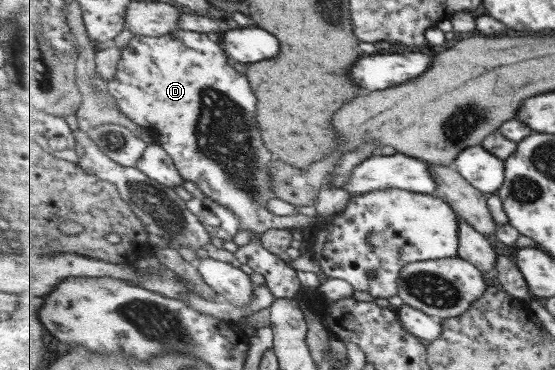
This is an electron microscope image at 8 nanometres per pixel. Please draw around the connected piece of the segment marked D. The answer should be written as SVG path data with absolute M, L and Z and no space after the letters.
M181 29L181 30L178 30L178 31L177 31L177 32L171 32L171 34L167 34L167 35L164 35L164 36L161 36L161 37L149 37L149 36L142 36L142 35L135 35L135 36L134 36L134 37L133 37L133 38L132 38L132 39L131 39L131 40L130 40L130 42L129 42L129 43L128 43L128 45L127 45L127 46L125 46L125 48L124 48L124 49L123 49L123 50L122 50L122 58L121 58L121 61L120 61L120 62L119 62L119 65L118 65L118 70L117 70L117 76L115 76L115 77L113 77L113 78L112 78L112 79L111 79L111 80L110 80L110 81L109 81L109 83L107 83L107 88L108 88L108 90L109 90L109 91L110 91L110 92L111 92L111 94L113 94L113 96L115 96L115 99L116 99L116 100L117 100L117 102L118 102L118 104L119 104L119 109L120 109L120 110L121 110L121 112L122 112L122 113L123 113L123 114L125 114L125 115L126 115L126 116L127 116L127 117L128 117L128 118L129 118L129 119L131 119L131 120L132 120L132 121L133 121L133 122L134 122L134 123L136 123L136 124L137 124L137 125L138 125L138 126L139 126L139 127L141 127L141 128L143 128L143 129L145 129L145 130L150 130L150 131L151 131L151 132L153 132L153 134L154 134L154 136L155 136L155 138L157 138L157 142L158 142L158 144L160 144L160 145L161 145L161 146L162 146L162 147L163 147L163 148L164 148L164 149L165 149L165 150L166 150L166 151L167 151L167 152L168 152L168 153L169 153L169 154L170 154L170 155L171 155L171 158L173 158L173 160L174 160L174 164L175 164L175 165L176 165L176 166L177 166L177 169L179 169L179 171L180 171L180 172L181 172L181 176L183 176L183 179L185 179L185 180L187 180L187 181L189 181L189 182L193 182L193 183L195 183L195 184L197 184L197 187L198 187L198 188L199 188L199 189L200 189L200 190L201 190L201 191L202 191L202 192L203 192L203 193L204 193L204 194L205 194L205 196L207 196L207 197L209 197L209 198L212 198L212 199L213 199L213 200L215 200L215 202L218 202L218 203L219 203L219 204L222 204L222 205L223 205L223 206L228 206L228 207L229 207L229 208L230 208L230 209L231 209L231 210L232 210L232 211L233 211L233 212L235 212L235 214L236 214L236 215L237 215L237 216L238 216L238 217L239 217L239 218L240 218L240 219L241 219L241 220L242 220L242 229L247 229L247 230L251 230L251 231L252 231L252 232L254 232L254 233L258 233L258 234L261 234L261 235L260 235L260 238L259 238L259 241L257 241L257 238L256 238L256 237L255 237L255 239L253 239L253 240L251 240L251 242L249 242L249 243L248 243L248 244L246 244L246 245L242 245L242 246L239 246L239 247L238 247L238 249L237 249L237 251L236 251L236 252L235 252L235 253L234 253L234 256L236 256L236 258L237 258L237 259L238 259L238 260L239 260L239 262L240 262L240 263L242 263L242 264L247 264L247 265L248 265L248 266L249 266L249 267L250 267L250 268L251 268L251 269L253 269L253 270L254 270L254 272L257 272L257 273L259 273L259 274L262 274L262 275L263 275L263 276L264 276L264 278L265 278L265 280L266 280L266 285L267 285L267 286L268 286L268 288L269 288L269 289L270 289L270 292L271 292L271 293L272 293L272 294L273 294L273 295L274 295L274 296L275 296L275 297L276 297L276 298L277 298L277 299L278 299L278 298L282 298L282 299L294 299L294 297L293 297L293 296L295 296L295 294L297 294L297 291L298 291L298 290L299 290L299 289L300 289L300 288L302 288L302 282L301 282L301 281L300 281L300 278L299 278L299 277L298 277L298 276L297 276L297 272L296 272L296 271L295 271L295 267L294 267L294 266L290 266L290 265L287 265L287 264L285 264L285 262L284 262L284 261L283 261L283 258L282 258L282 257L280 257L280 256L277 256L277 255L276 255L276 254L273 254L273 253L272 253L272 252L271 252L271 251L269 251L269 250L267 250L267 249L266 249L266 248L265 248L265 247L264 247L264 246L263 246L263 245L262 245L262 241L261 241L261 236L263 236L263 234L265 234L265 233L266 233L266 232L267 232L267 231L268 231L268 230L269 230L269 229L283 229L283 228L297 228L297 229L304 229L304 230L306 230L306 231L308 231L308 232L309 232L309 231L310 231L310 227L311 227L311 226L313 226L313 224L314 224L314 222L313 222L313 220L311 220L311 219L304 219L304 218L293 218L293 216L277 216L277 215L276 215L276 214L273 214L273 212L271 212L271 211L270 211L270 210L269 210L269 209L268 209L268 202L269 202L269 200L271 200L271 199L272 199L272 198L276 198L276 196L275 196L275 193L274 193L274 192L273 192L273 191L272 191L272 186L273 186L273 180L271 180L271 173L270 173L270 171L271 171L271 170L273 170L273 168L275 168L275 163L276 163L276 160L273 160L273 154L271 154L271 152L269 152L269 150L267 150L267 146L265 146L265 142L263 142L263 138L261 138L261 132L259 132L259 128L257 128L257 120L255 120L255 118L257 118L257 102L259 102L259 100L257 100L257 96L255 96L255 94L253 94L253 90L251 90L251 84L250 84L250 79L249 79L249 78L247 78L247 76L246 76L246 75L244 75L244 76L243 76L243 74L241 74L241 72L237 72L237 70L235 70L235 68L233 68L233 66L231 66L231 64L229 64L229 60L230 60L230 58L227 58L227 54L225 54L225 50L223 50L223 48L221 48L221 46L220 46L220 45L219 45L219 44L218 44L218 42L216 42L216 41L215 41L215 40L214 40L214 38L213 38L213 37L212 37L212 36L210 36L210 35L208 35L208 34L205 34L205 33L199 33L199 32L192 32L192 31L185 31L185 30L182 30L182 29Z

